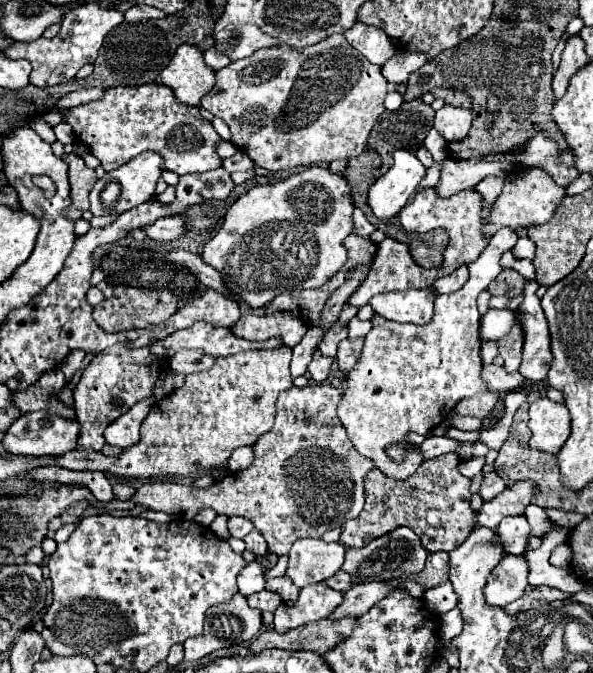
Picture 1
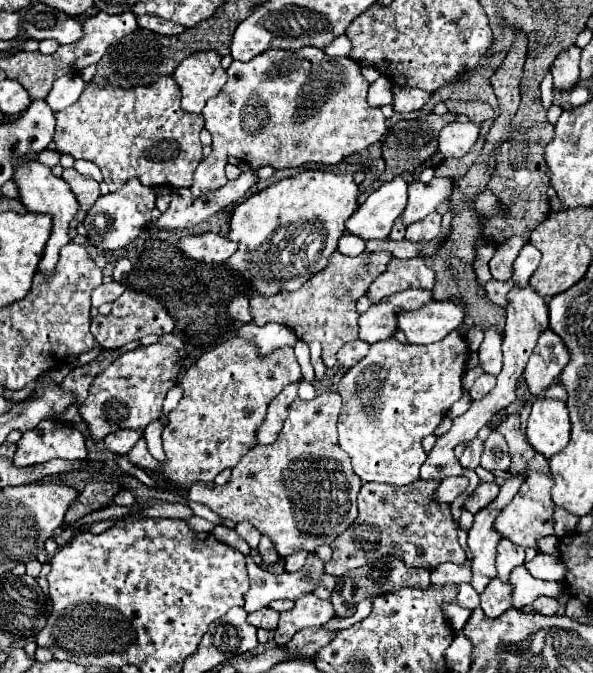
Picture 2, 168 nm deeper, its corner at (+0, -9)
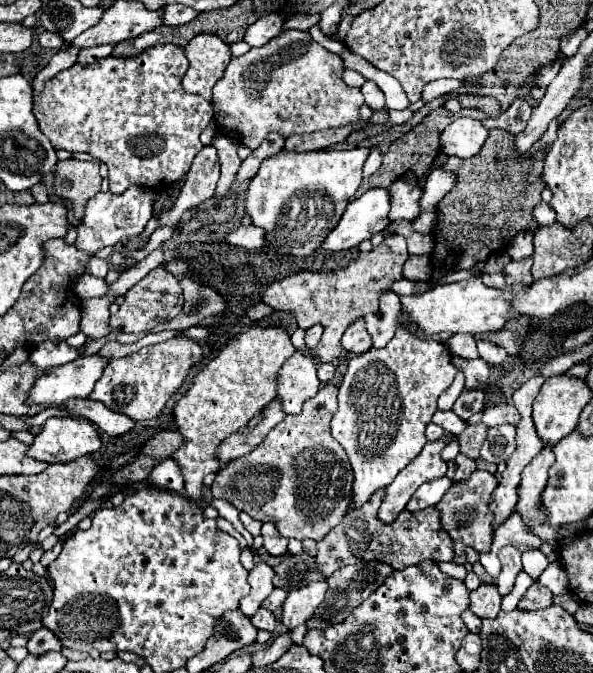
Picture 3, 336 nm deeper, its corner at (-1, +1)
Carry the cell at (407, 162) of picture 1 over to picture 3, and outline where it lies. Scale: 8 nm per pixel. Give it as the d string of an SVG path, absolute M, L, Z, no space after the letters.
M371 188L371 190L367 190L363 196L355 198L347 206L347 210L345 210L343 218L339 220L337 228L325 238L323 248L325 250L349 250L349 248L355 248L361 240L367 240L375 232L381 232L383 228L389 226L389 218L387 218L389 210L391 210L391 194L389 194L387 188Z

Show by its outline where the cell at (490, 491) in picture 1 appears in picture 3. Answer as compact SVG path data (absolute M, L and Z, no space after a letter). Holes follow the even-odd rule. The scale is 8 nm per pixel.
M475 470L465 482L457 482L453 484L447 494L443 496L443 500L437 504L439 512L441 512L441 520L443 520L443 528L447 528L449 536L455 540L455 562L457 564L465 564L465 548L471 546L473 550L481 552L489 552L491 548L491 528L487 528L487 524L483 524L483 516L487 516L487 500L491 500L491 492L497 488L497 478L493 474L489 474L487 470ZM465 528L465 532L451 532L451 530L459 530Z

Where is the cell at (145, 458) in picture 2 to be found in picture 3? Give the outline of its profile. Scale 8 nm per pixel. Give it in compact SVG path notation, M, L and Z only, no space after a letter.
M213 499L211 505L215 509L217 509L221 517L224 517L225 519L230 521L233 524L234 528L246 539L247 546L251 547L251 550L253 551L255 564L261 562L262 560L253 548L253 537L245 529L239 519L239 511L231 503L225 500L221 500L221 503L218 503L218 500Z

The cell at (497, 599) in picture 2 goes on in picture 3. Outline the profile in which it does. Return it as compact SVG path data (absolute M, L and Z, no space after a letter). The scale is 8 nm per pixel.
M481 584L477 590L471 592L471 606L479 618L497 618L501 612L501 594L497 584Z

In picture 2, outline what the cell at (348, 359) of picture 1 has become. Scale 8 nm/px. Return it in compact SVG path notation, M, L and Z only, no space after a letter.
M364 340L346 342L346 344L338 350L338 362L340 362L344 368L352 368L356 362L360 362L360 360L368 354L368 348L370 348L370 344L364 342Z

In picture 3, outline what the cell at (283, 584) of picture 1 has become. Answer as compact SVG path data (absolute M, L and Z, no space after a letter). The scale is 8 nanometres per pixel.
M275 588L275 590L267 596L267 600L263 600L263 608L275 612L275 610L281 608L281 604L283 604L285 598L287 598L287 590L283 590L283 588Z

